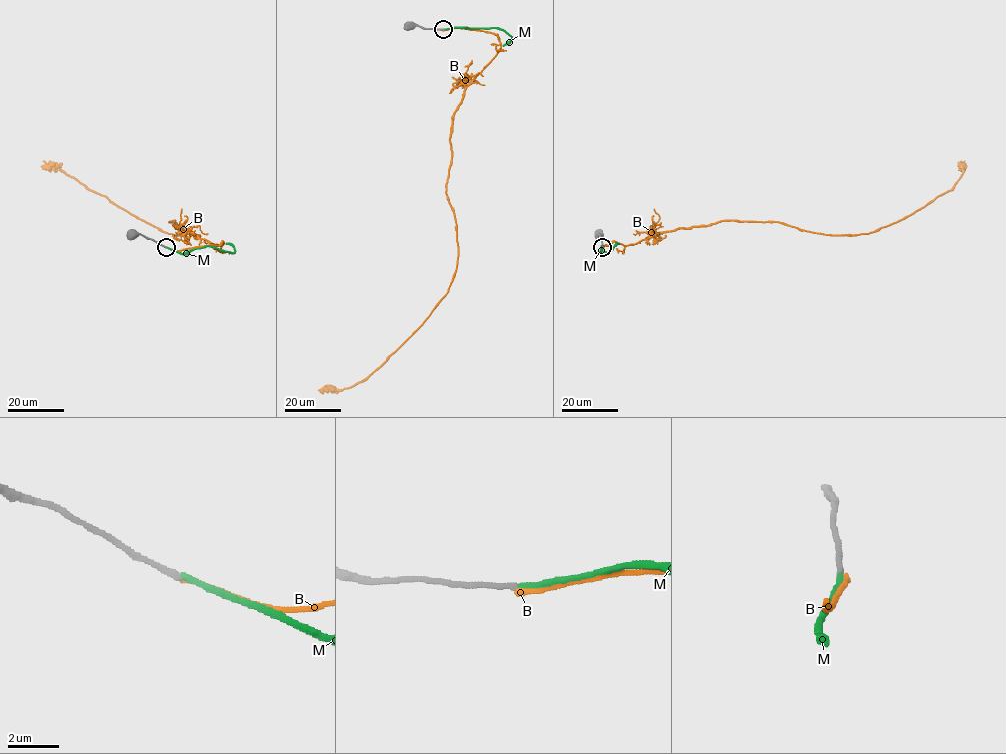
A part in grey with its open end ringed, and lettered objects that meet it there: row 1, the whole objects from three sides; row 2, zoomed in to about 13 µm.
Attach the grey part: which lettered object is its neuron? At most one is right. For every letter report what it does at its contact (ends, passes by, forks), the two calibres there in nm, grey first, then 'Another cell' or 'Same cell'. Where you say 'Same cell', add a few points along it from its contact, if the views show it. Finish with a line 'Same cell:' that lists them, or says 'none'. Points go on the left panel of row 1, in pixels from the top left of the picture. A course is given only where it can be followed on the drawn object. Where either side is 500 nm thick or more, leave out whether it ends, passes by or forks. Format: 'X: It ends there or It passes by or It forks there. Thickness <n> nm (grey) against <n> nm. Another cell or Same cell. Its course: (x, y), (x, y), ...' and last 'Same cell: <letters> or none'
B: It ends there. Thickness 240 nm (grey) against 240 nm. Same cell. Its course: (165, 247), (183, 250), (223, 243), (177, 228), (175, 220), (169, 222), (180, 235), (160, 230), (42, 160)
M: It ends there. Thickness 240 nm (grey) against 240 nm. Another cell
Same cell: B

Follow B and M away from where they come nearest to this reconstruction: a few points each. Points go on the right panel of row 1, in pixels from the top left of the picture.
B: (602, 247), (614, 241), (634, 244), (660, 232), (723, 220), (868, 234), (950, 191), (965, 160)
M: (602, 247), (600, 253), (601, 246), (607, 252), (619, 243)

